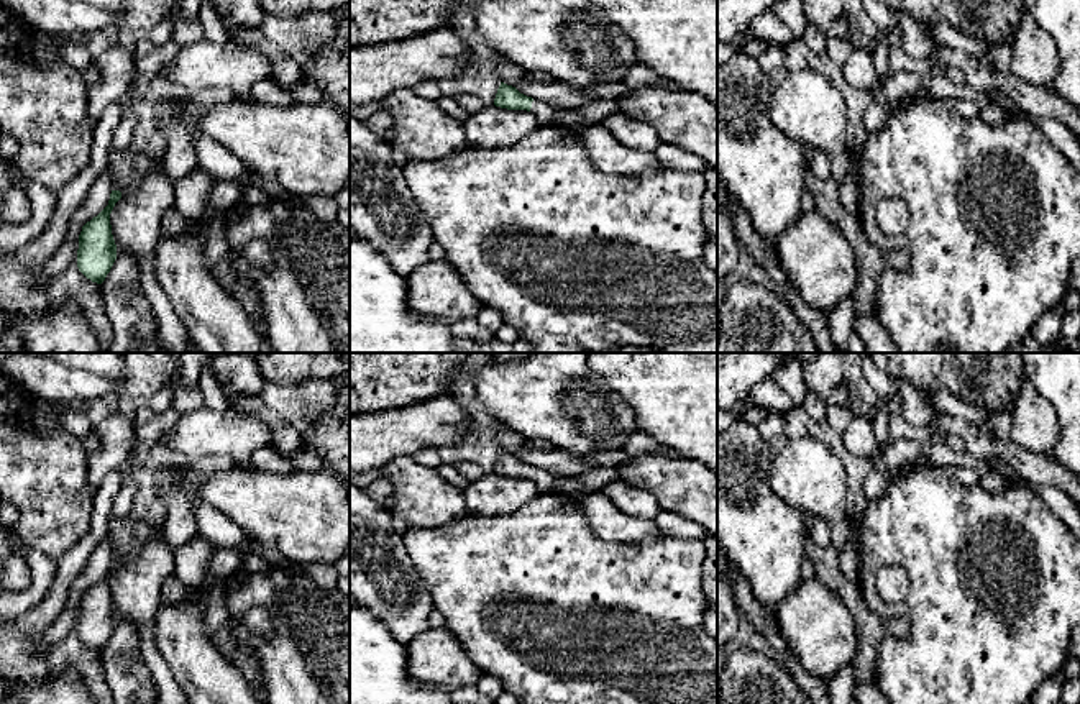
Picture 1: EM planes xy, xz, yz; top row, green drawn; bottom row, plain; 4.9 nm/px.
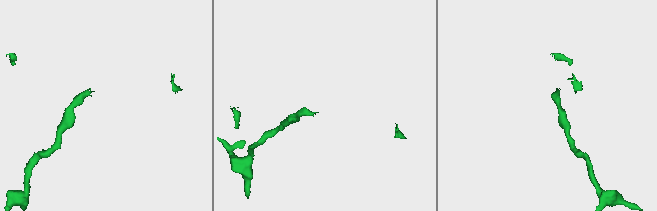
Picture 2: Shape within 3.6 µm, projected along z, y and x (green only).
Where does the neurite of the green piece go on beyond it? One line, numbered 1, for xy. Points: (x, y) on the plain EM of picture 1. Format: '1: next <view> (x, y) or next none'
1: next none

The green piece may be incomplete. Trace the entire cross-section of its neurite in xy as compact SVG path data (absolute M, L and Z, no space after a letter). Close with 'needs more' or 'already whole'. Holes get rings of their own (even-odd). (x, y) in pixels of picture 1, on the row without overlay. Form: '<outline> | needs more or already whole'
M112 558L108 573L82 594L79 602L77 635L92 650L102 651L117 627L117 612L112 602L110 581L121 566Z | already whole

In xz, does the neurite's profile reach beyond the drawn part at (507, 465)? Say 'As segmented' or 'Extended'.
Extended

